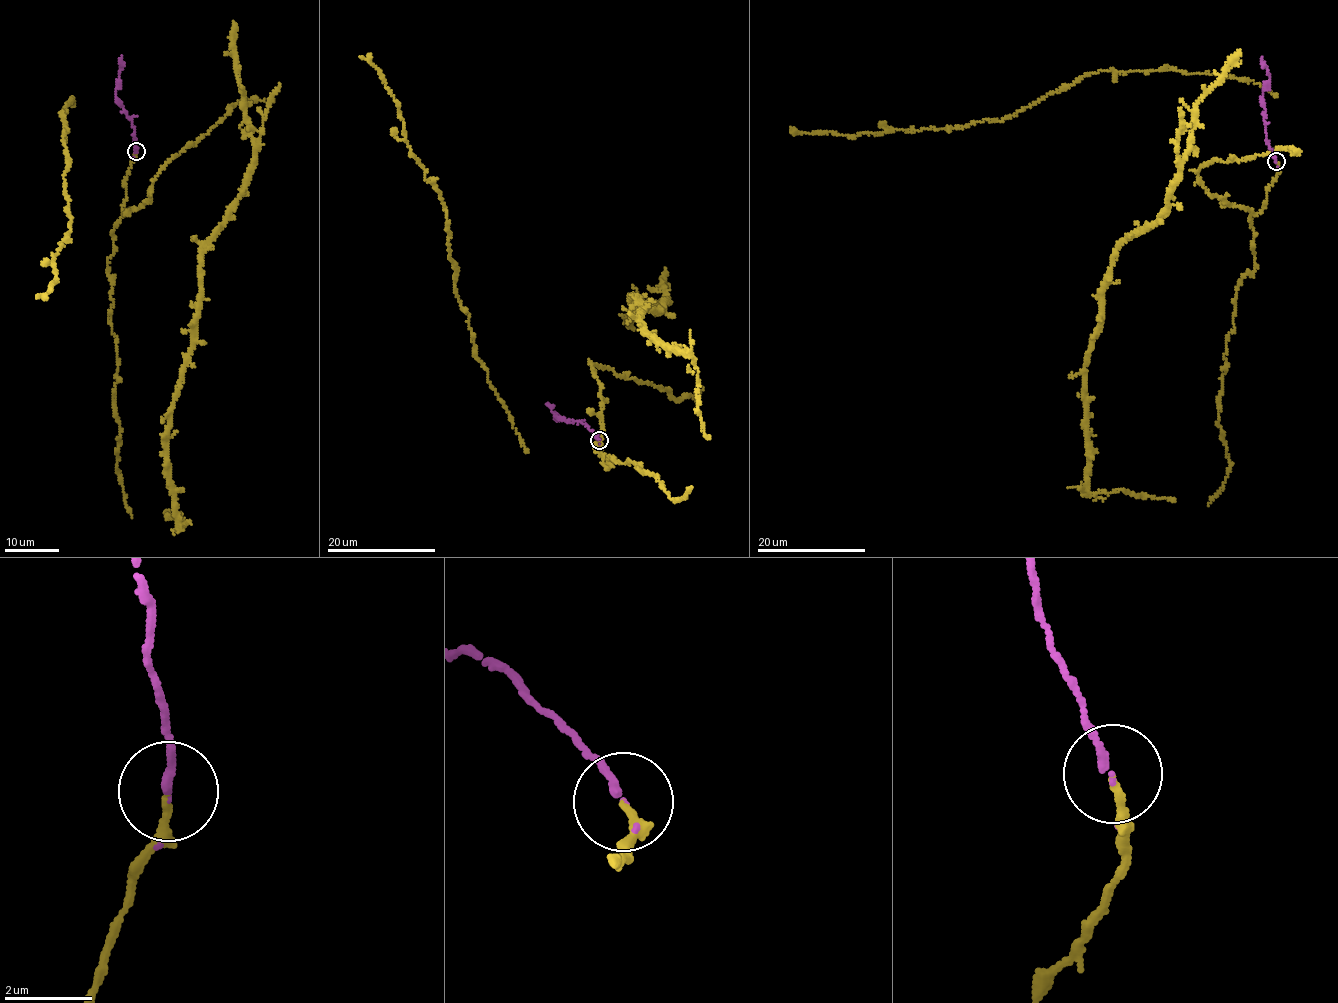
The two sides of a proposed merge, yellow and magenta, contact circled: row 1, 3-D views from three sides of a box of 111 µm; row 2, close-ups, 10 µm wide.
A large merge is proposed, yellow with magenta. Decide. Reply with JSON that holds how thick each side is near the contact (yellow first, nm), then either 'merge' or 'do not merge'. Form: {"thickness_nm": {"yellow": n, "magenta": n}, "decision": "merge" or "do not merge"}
{"thickness_nm": {"yellow": 150, "magenta": 130}, "decision": "merge"}

